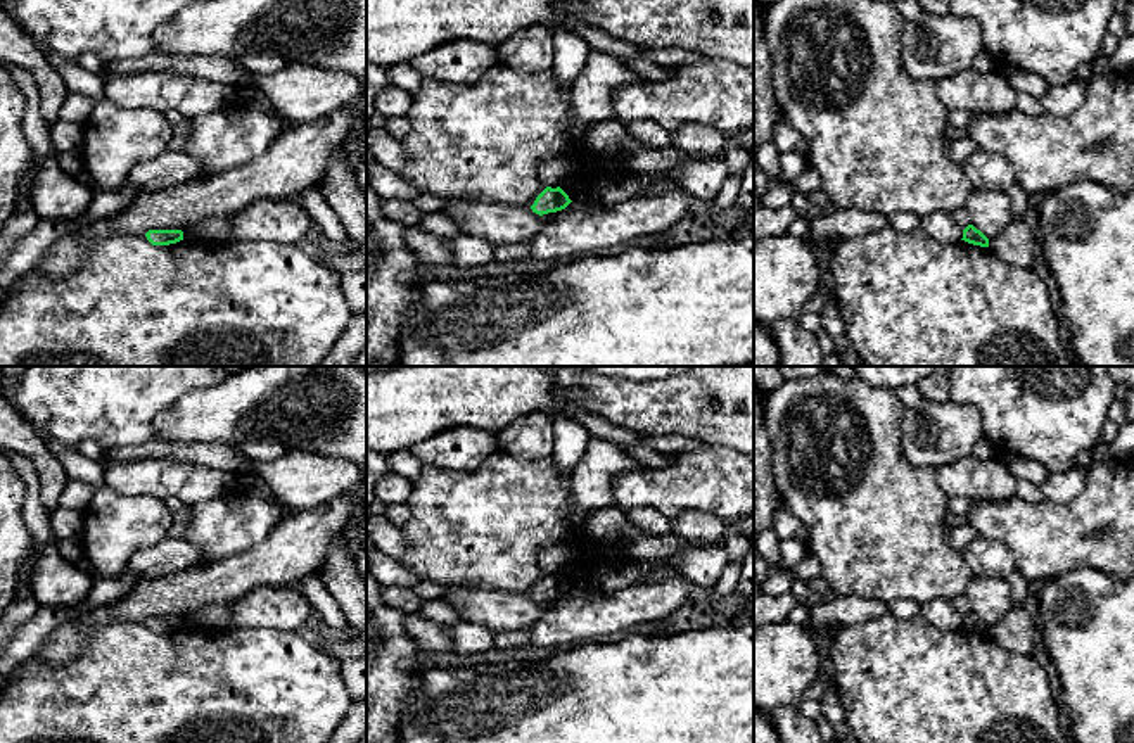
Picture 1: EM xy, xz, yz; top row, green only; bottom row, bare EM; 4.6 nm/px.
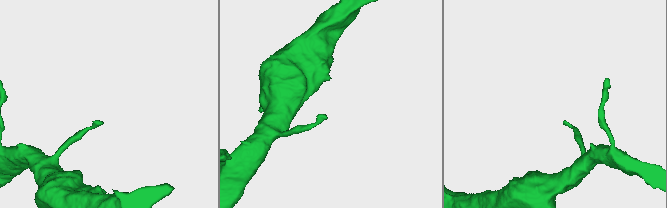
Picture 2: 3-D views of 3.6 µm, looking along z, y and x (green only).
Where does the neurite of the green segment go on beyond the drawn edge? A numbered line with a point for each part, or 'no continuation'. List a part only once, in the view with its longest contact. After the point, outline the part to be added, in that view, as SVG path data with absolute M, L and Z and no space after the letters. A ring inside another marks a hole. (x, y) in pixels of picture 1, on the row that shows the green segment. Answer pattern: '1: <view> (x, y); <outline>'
no continuation

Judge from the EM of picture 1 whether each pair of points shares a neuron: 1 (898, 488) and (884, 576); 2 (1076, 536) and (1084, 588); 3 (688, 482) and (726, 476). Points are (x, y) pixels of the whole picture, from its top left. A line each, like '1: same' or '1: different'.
1: same
2: different
3: same

